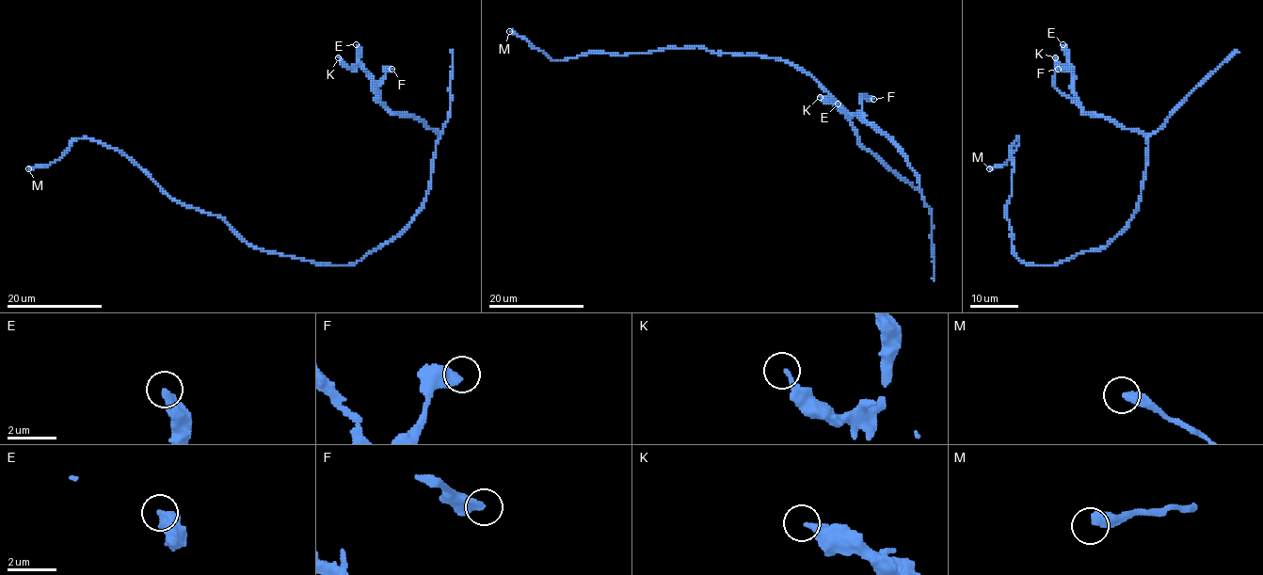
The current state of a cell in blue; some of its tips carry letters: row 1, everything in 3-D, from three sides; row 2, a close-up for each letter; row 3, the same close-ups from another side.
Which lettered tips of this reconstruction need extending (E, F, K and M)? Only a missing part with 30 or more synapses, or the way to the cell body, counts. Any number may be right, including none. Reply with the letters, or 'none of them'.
none of them

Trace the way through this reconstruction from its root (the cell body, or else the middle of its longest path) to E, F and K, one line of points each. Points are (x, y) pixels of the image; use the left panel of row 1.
E: (343, 264), (391, 241), (411, 220), (428, 190), (438, 139), (422, 121), (393, 114), (384, 104), (356, 44)
F: (343, 264), (391, 241), (429, 185), (438, 135), (380, 102), (380, 83), (391, 69)
K: (343, 264), (391, 241), (415, 215), (428, 190), (438, 135), (420, 119), (393, 114), (372, 76), (338, 57)

